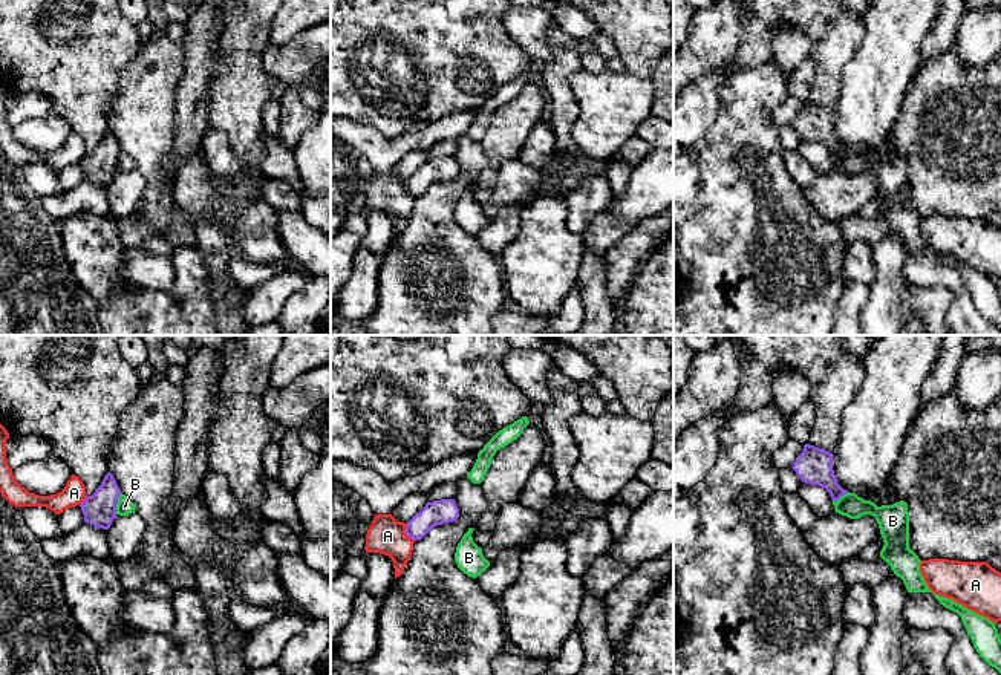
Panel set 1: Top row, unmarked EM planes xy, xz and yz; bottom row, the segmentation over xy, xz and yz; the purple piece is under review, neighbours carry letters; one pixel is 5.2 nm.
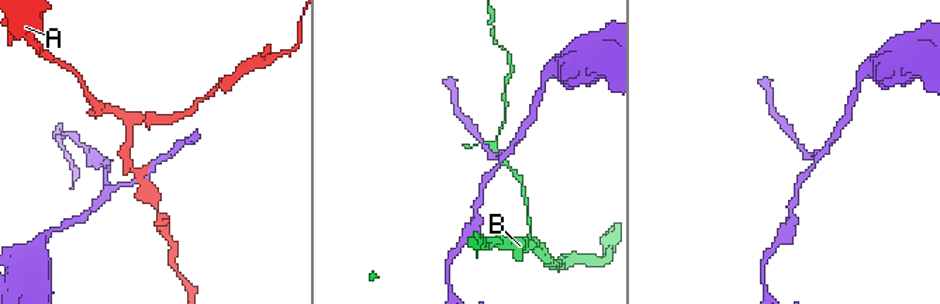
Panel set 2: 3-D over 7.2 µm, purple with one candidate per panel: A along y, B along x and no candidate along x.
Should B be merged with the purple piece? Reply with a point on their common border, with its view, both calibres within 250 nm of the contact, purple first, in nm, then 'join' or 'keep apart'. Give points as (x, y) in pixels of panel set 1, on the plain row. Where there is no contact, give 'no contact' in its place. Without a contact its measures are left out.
meets purple in xy at (117, 161); 170 nm thick on the purple side, 90 nm on the other; keep apart

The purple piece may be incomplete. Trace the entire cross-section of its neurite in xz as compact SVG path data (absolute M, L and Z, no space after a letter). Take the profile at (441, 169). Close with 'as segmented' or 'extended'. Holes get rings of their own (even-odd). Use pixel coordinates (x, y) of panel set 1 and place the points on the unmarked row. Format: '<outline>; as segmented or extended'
M441 156L427 159L406 184L407 194L413 197L422 196L433 184L455 179L459 174L459 165L455 156Z; as segmented

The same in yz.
M805 101L791 126L802 139L825 145L836 159L848 150L837 141L833 127L833 110L825 106Z; as segmented

